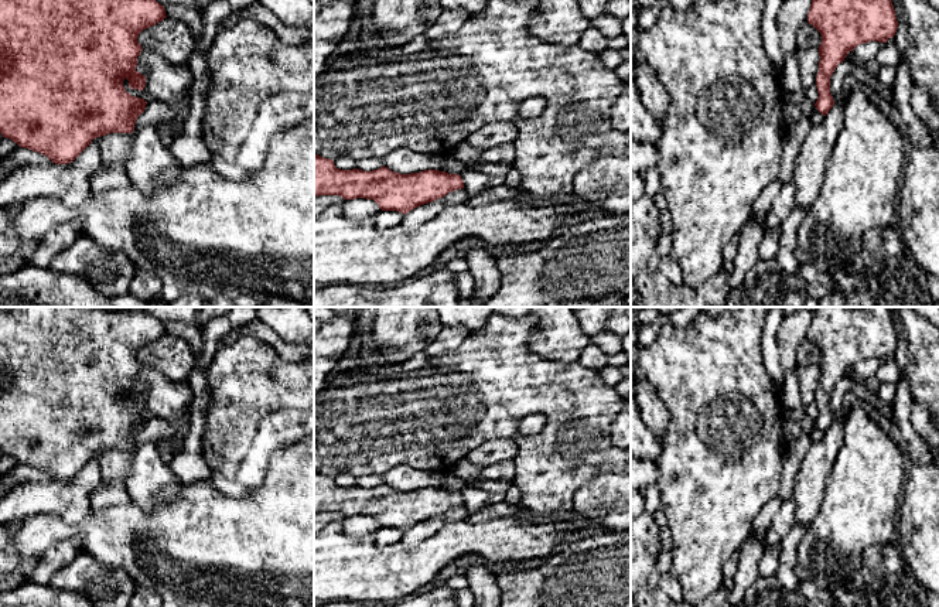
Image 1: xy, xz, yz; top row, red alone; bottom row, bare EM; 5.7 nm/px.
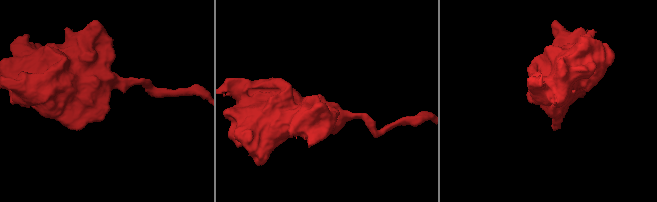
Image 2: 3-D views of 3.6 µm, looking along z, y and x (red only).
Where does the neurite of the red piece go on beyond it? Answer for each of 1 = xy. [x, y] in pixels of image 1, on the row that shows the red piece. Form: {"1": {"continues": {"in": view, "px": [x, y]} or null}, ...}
{"1": {"continues": null}}

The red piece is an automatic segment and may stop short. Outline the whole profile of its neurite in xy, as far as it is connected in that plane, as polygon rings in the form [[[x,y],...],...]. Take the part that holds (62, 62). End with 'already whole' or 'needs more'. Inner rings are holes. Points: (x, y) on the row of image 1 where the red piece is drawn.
[[[0,0],[0,133],[20,147],[47,156],[55,164],[72,163],[93,139],[109,133],[133,133],[137,117],[144,112],[147,102],[132,96],[123,86],[129,81],[132,89],[143,91],[146,76],[136,71],[141,45],[139,34],[165,18],[164,6],[156,0]]] | already whole

